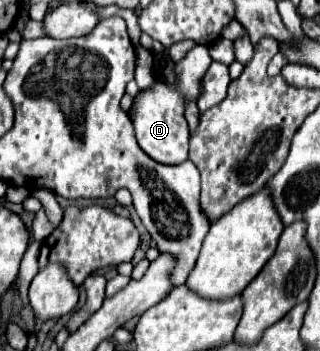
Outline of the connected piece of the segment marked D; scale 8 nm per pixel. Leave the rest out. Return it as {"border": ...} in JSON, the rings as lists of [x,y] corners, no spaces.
{"border":[[[194,46],[182,60],[174,62],[174,82],[164,80],[160,74],[154,84],[146,90],[140,90],[134,96],[132,104],[132,122],[136,130],[136,140],[140,148],[160,164],[180,164],[188,158],[188,122],[184,118],[184,110],[188,102],[196,102],[202,94],[202,82],[212,64],[206,46]]]}

